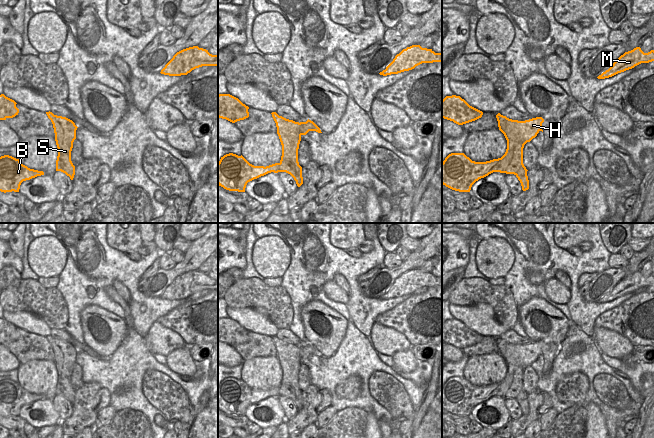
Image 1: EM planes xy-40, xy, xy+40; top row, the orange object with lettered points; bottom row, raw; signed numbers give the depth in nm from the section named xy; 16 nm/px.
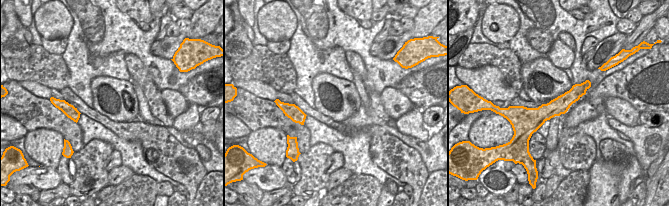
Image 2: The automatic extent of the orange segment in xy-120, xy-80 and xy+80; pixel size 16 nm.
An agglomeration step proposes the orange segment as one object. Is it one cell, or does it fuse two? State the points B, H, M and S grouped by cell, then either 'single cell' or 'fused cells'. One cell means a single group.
groups B H M / S; fused cells

